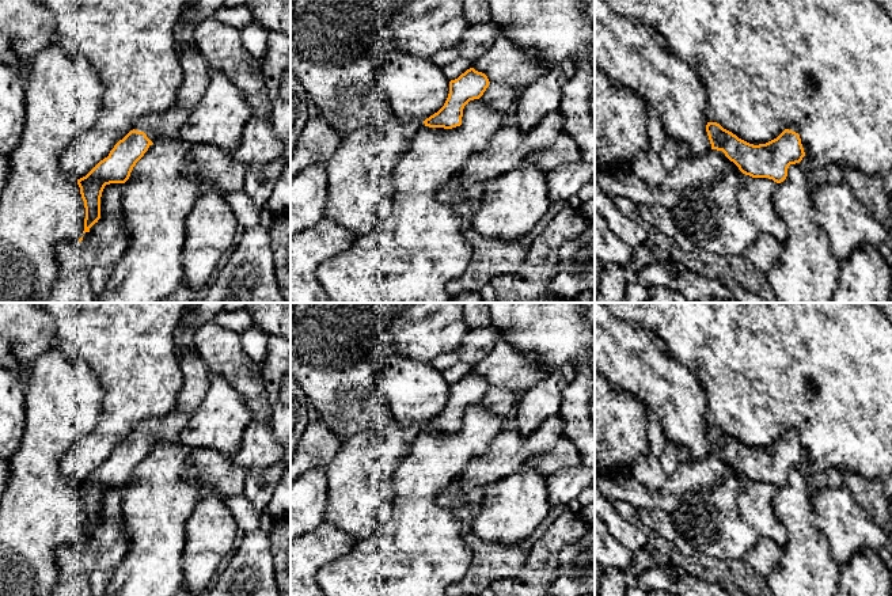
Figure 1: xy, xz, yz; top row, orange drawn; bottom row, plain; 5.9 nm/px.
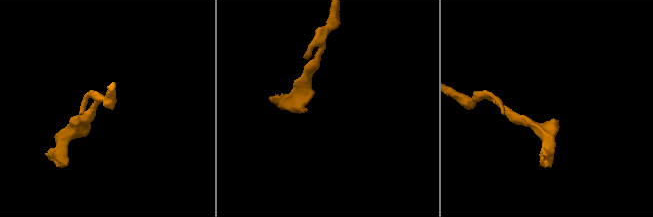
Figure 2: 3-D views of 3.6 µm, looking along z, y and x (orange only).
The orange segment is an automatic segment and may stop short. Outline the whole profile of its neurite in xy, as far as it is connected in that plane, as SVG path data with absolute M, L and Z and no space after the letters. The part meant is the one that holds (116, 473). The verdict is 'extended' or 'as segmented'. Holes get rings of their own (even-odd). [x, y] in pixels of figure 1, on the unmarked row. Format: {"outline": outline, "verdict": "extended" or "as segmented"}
{"outline": "M193 348L179 349L179 367L183 375L183 387L176 406L163 417L143 420L132 434L119 444L109 460L100 464L86 481L77 483L84 505L84 535L100 523L100 501L106 489L125 487L136 467L160 441L178 441L179 432L200 407L209 386L209 371Z", "verdict": "extended"}

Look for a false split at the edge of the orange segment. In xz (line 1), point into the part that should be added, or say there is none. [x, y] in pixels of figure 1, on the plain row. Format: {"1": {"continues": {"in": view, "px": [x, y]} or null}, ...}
{"1": {"continues": null}}

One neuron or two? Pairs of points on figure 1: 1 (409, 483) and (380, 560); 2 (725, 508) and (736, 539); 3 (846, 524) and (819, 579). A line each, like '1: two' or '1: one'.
1: one
2: one
3: two

